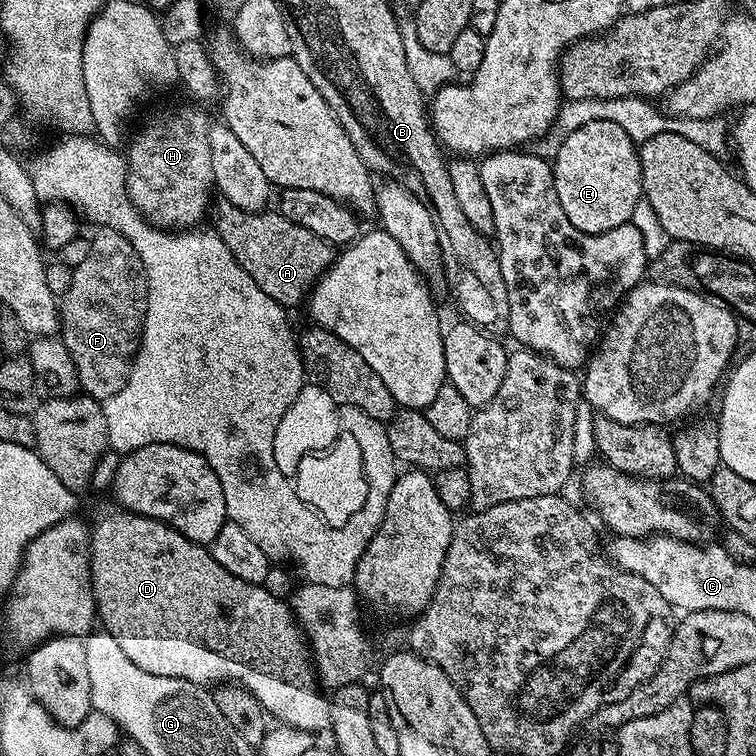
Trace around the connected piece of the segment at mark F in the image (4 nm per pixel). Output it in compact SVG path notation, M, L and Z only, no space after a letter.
M103 226L91 233L90 255L73 268L70 278L70 290L59 301L60 331L66 350L70 350L70 358L74 358L74 366L78 370L80 387L83 395L93 396L101 402L110 399L130 378L132 360L140 348L140 335L144 329L144 315L148 305L148 279L142 266L142 258L138 258L138 250L130 246L130 242L118 230Z

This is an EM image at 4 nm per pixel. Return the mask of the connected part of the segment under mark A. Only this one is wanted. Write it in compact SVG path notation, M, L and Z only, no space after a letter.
M223 198L215 201L214 212L215 208L214 231L222 238L222 242L226 242L226 250L230 250L230 254L234 254L238 266L242 266L242 270L246 270L246 274L250 274L250 278L254 278L254 282L258 282L258 286L262 286L265 294L270 294L270 298L274 298L274 302L285 306L303 305L316 281L332 265L333 245L329 244L327 240L318 238L318 234L310 234L310 230L305 230L302 226L294 226L294 222L290 222L290 218L286 218L278 210L247 212L238 210L238 206L234 206Z

